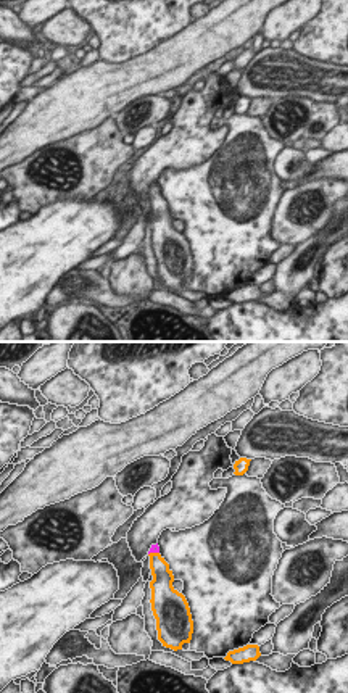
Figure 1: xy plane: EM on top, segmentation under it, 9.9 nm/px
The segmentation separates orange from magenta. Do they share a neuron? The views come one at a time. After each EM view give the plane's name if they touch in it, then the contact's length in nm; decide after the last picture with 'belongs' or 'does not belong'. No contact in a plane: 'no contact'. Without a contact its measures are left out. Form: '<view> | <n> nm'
xy | 120 nm

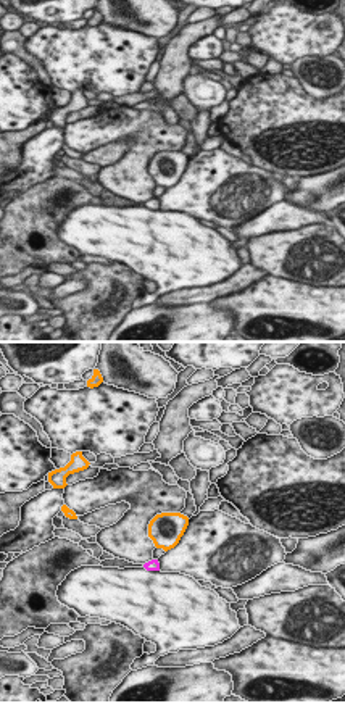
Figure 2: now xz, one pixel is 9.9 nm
no contact

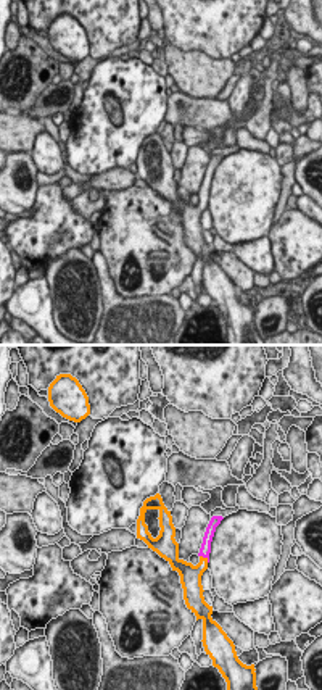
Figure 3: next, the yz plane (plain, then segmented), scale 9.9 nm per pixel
yz | 120 nm

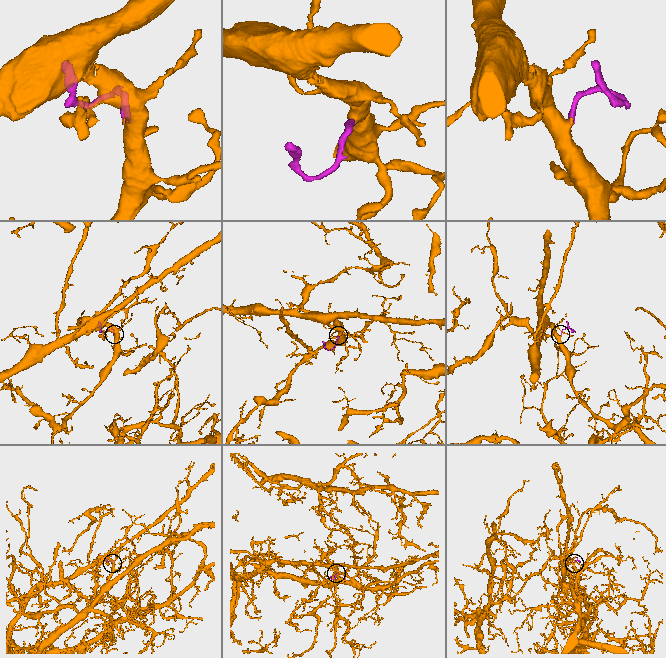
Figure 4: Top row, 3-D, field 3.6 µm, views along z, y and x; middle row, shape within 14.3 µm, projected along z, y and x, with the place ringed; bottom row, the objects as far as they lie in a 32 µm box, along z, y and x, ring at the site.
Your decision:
belongs

